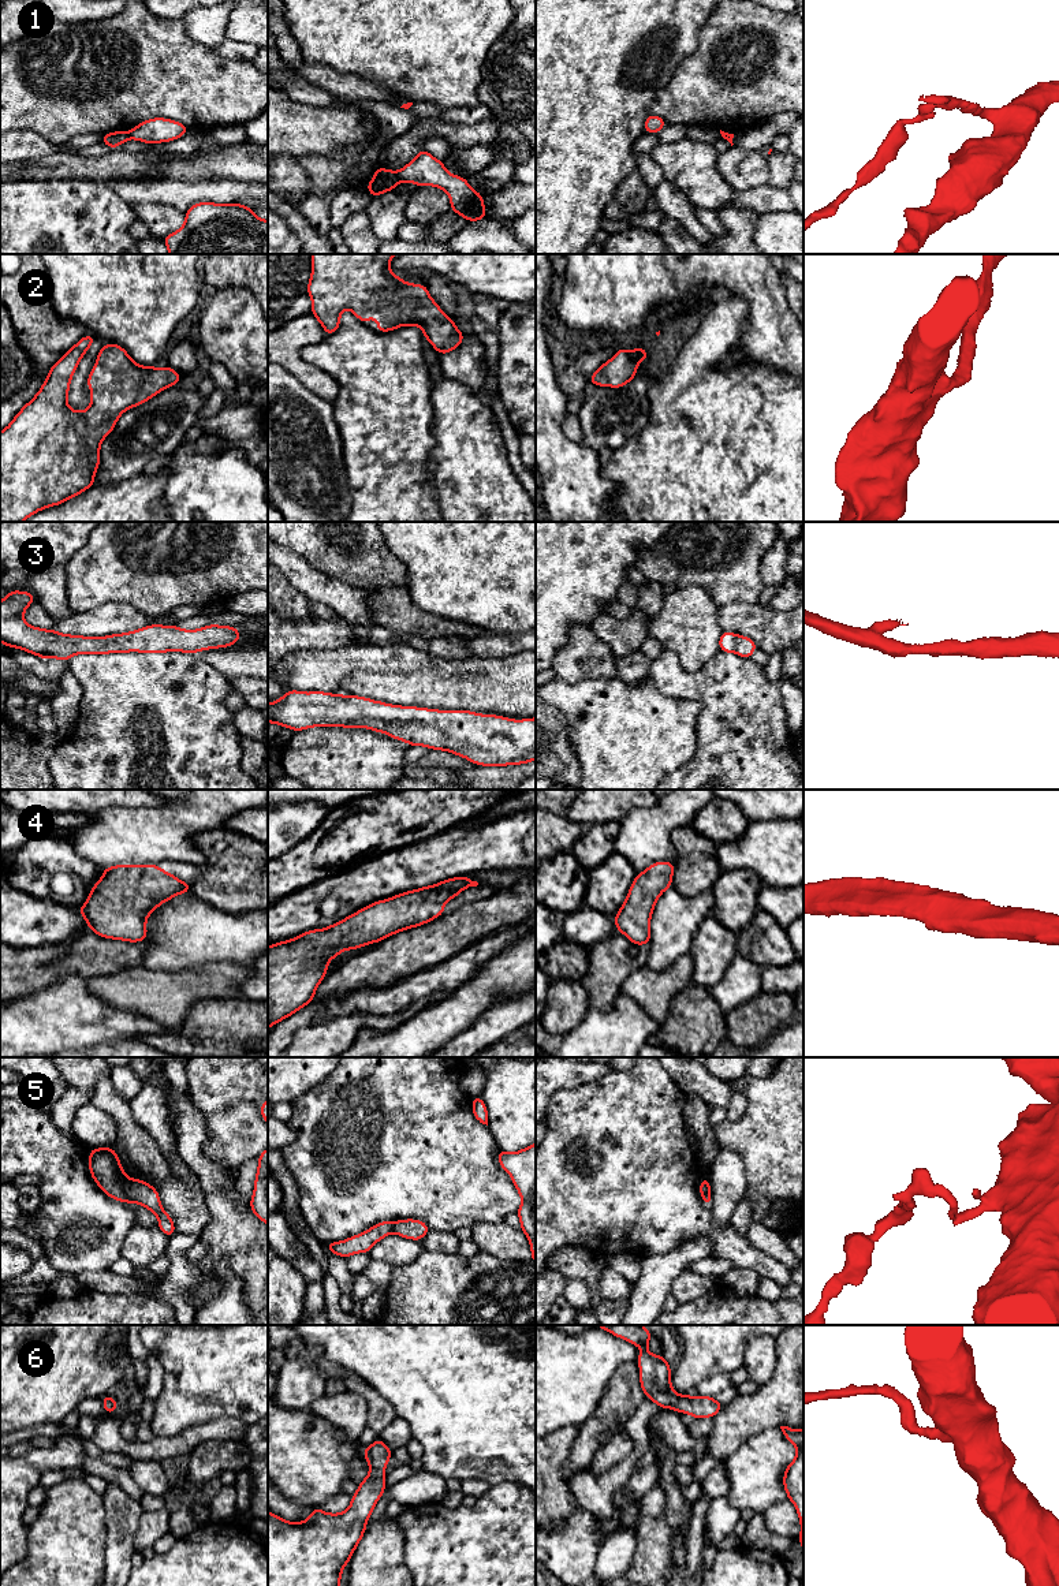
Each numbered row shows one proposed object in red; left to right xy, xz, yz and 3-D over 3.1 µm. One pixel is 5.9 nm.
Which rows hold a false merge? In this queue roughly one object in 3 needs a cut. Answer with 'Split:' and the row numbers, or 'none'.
Split: 1, 5

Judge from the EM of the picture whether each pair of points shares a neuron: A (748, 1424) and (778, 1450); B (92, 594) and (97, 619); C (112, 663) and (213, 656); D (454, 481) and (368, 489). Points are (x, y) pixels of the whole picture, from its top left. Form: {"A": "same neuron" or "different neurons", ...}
{"A": "different neurons", "B": "different neurons", "C": "different neurons", "D": "different neurons"}

